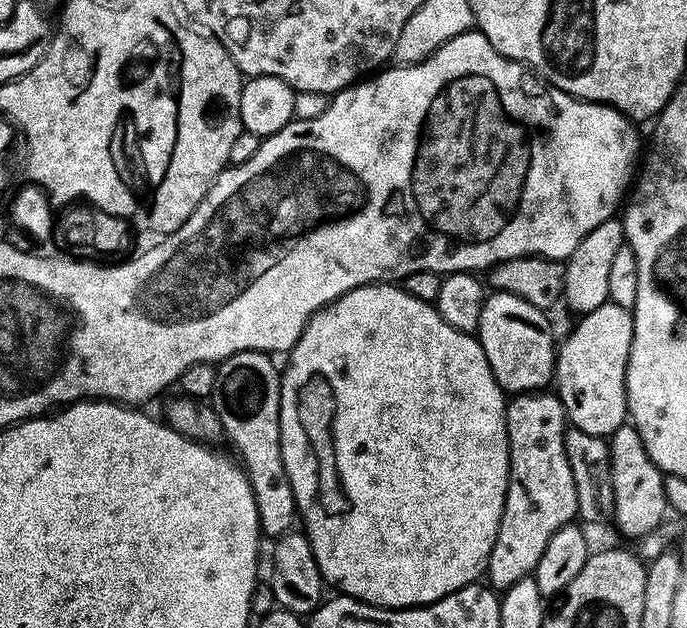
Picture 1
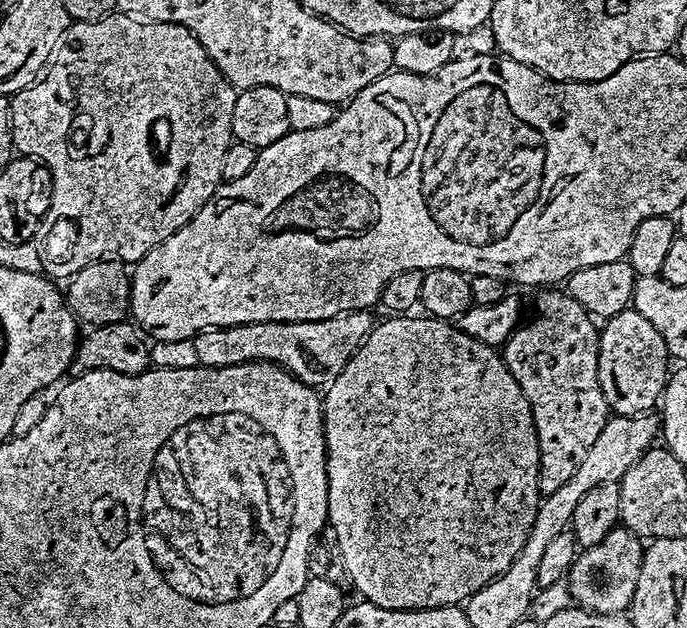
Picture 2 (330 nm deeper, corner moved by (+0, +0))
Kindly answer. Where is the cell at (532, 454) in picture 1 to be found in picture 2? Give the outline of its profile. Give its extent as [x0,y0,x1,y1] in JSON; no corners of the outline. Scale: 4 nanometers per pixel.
[502,286,610,497]

